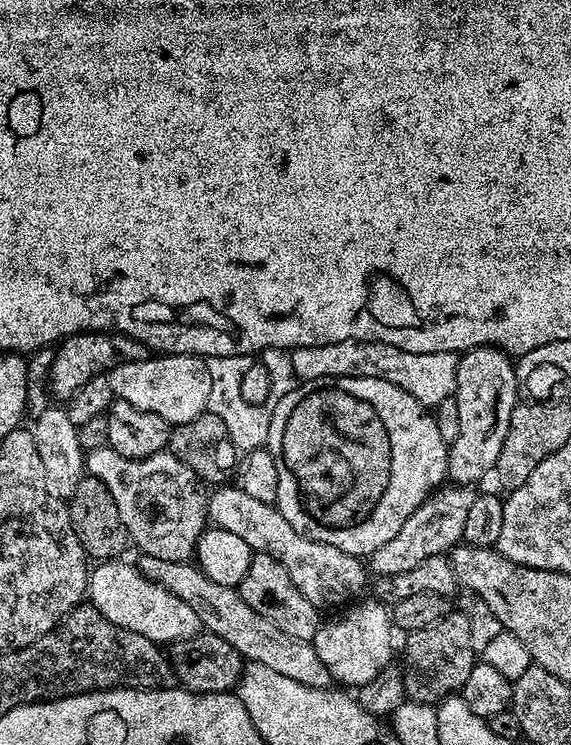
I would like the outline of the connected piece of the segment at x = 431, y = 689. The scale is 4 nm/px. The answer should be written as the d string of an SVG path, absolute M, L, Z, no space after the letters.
M449 611L438 622L407 633L404 644L404 691L409 701L435 706L446 696L459 693L478 654L470 646L470 622L462 611Z

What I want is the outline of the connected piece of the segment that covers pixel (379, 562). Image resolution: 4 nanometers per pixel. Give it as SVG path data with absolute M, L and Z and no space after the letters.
M441 486L428 497L428 501L410 518L406 518L406 523L402 525L402 530L386 542L386 546L378 546L370 557L370 568L377 577L393 576L402 574L405 570L414 570L414 566L419 566L421 562L426 562L426 558L443 556L451 553L463 541L462 530L466 526L466 517L470 506L474 503L477 493L468 486Z

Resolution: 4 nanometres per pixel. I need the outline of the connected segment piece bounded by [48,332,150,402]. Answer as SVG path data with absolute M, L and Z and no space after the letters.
M79 332L66 336L55 347L53 365L48 374L48 390L57 401L67 402L71 396L78 394L86 382L95 376L107 374L111 368L126 362L142 362L148 359L150 349L142 342L123 334L112 332Z

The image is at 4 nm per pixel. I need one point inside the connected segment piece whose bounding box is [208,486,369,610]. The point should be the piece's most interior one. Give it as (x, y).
(328, 576)

